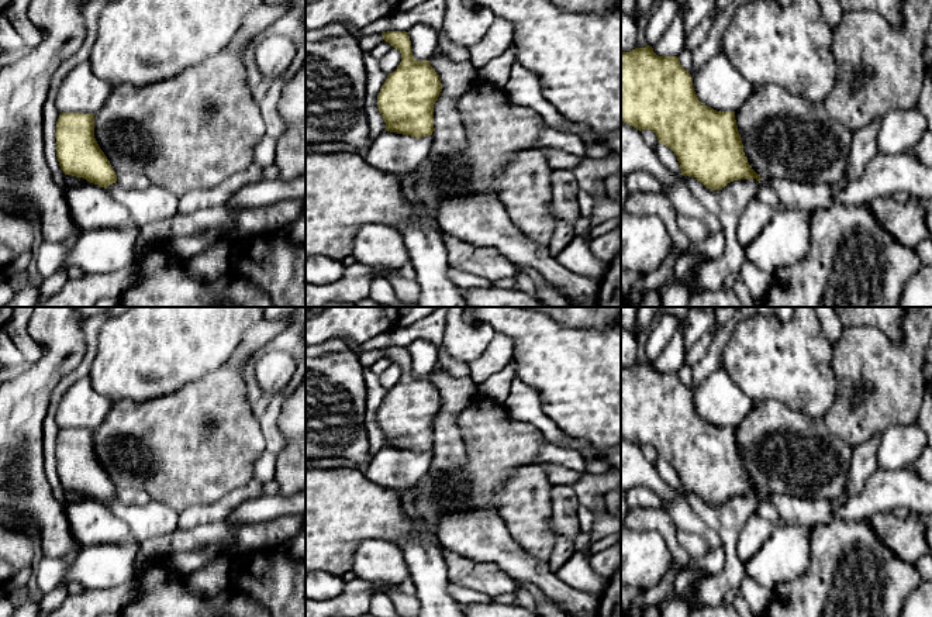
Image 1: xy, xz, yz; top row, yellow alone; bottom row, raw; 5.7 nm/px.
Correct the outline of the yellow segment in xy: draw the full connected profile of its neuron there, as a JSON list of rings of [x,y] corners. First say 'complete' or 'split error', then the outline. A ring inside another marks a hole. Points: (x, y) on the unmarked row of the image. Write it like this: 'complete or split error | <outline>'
complete | [[[61,428],[55,454],[58,478],[65,490],[83,493],[104,504],[117,497],[94,454],[94,430]]]

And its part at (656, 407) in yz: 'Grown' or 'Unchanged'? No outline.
Unchanged

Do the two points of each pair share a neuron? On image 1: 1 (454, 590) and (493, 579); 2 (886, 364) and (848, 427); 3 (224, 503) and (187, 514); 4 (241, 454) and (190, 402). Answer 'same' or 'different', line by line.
1: different
2: same
3: same
4: same

